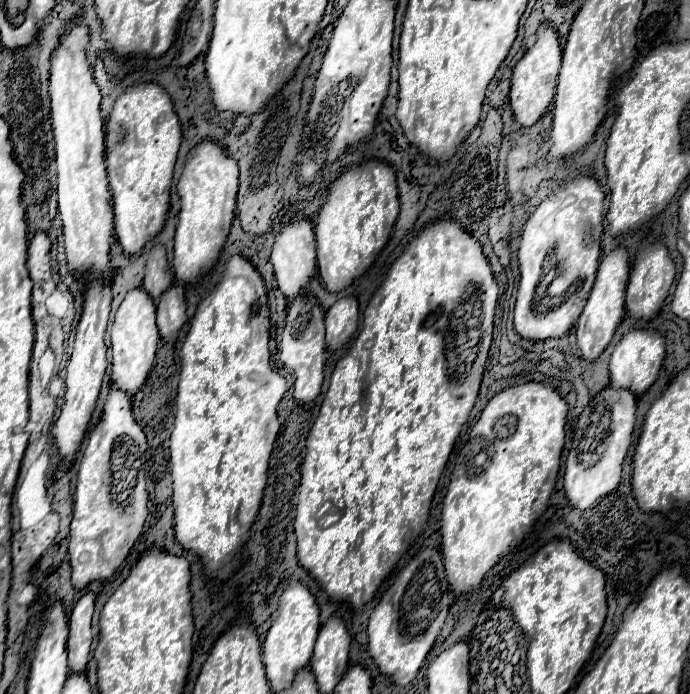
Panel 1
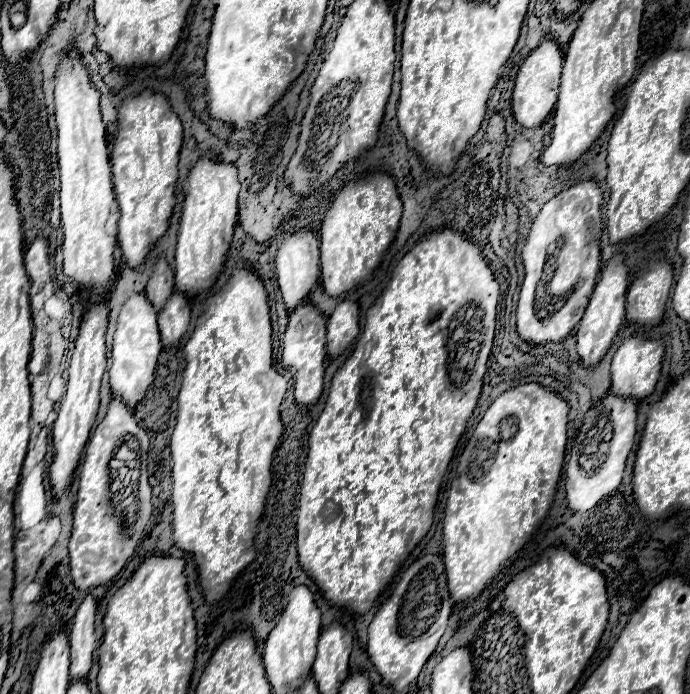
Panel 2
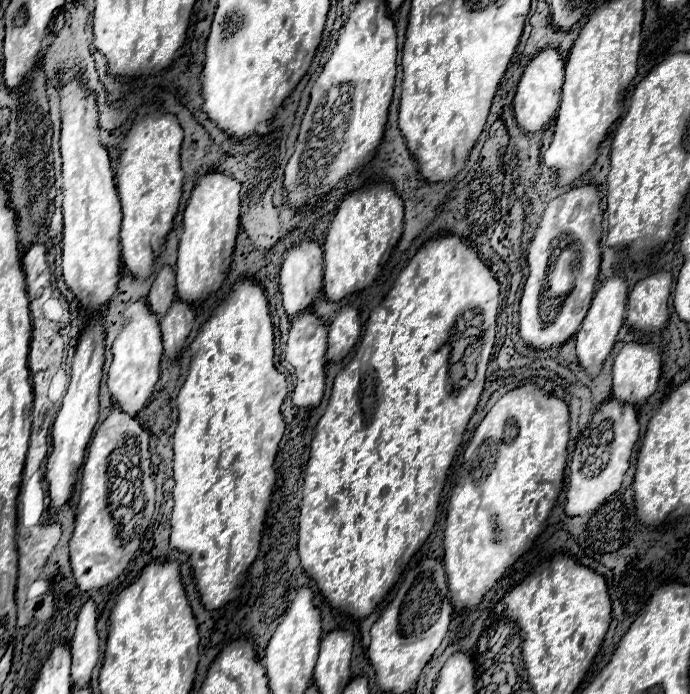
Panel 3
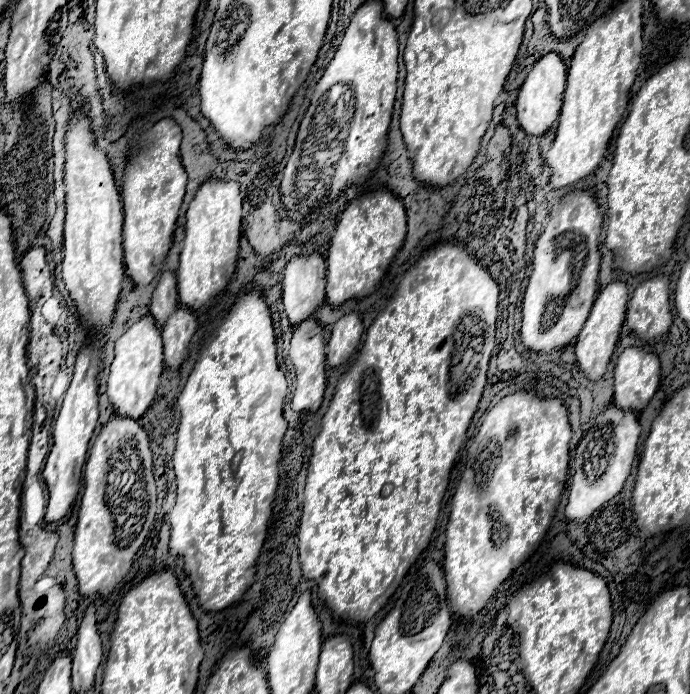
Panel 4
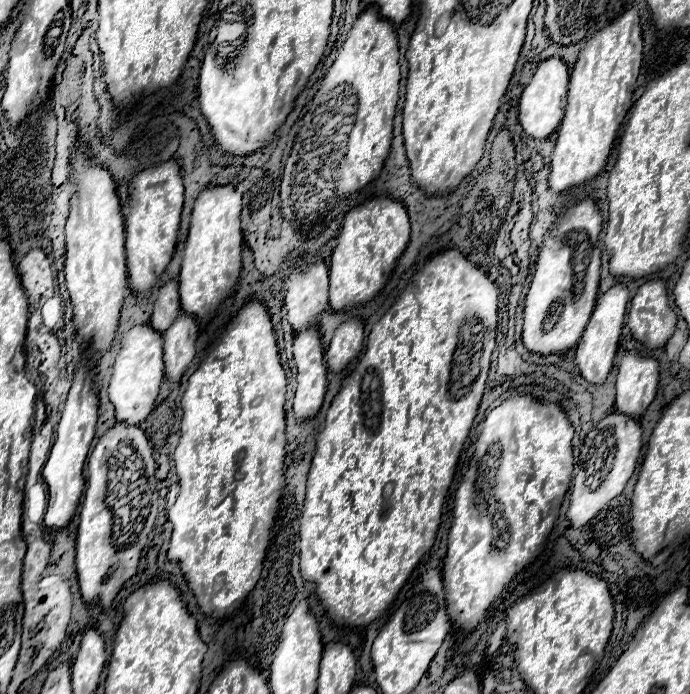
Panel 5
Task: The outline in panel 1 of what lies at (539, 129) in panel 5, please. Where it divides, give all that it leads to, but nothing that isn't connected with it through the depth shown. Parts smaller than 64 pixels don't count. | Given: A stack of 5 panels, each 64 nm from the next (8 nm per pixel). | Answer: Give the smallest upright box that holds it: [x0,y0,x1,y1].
[510,22,562,126]

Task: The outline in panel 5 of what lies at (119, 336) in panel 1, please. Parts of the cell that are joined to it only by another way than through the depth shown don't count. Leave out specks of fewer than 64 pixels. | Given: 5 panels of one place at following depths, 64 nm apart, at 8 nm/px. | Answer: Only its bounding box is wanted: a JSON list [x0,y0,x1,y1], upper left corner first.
[108,324,164,424]

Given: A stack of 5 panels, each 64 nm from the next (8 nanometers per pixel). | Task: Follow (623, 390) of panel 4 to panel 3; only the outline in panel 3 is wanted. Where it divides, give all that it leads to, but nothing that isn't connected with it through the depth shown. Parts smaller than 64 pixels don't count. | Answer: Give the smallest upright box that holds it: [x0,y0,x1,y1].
[612,344,660,406]

